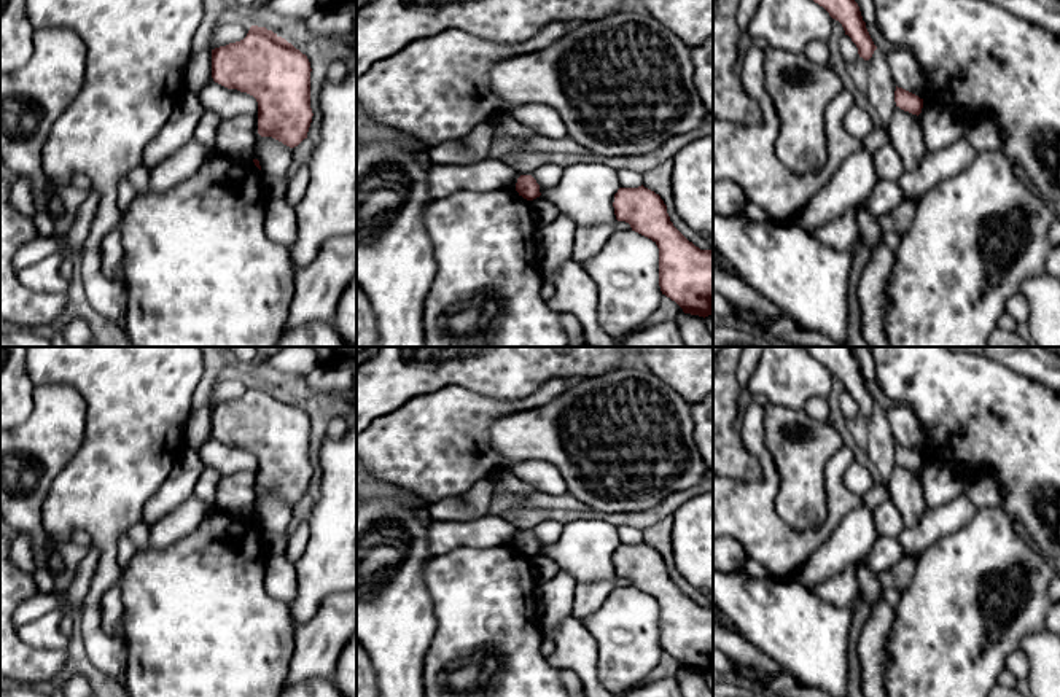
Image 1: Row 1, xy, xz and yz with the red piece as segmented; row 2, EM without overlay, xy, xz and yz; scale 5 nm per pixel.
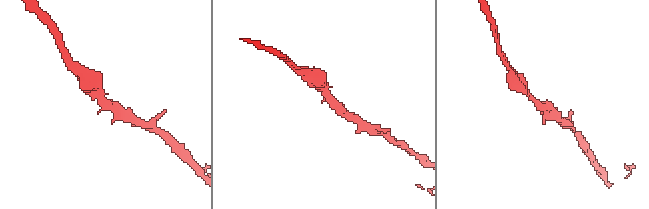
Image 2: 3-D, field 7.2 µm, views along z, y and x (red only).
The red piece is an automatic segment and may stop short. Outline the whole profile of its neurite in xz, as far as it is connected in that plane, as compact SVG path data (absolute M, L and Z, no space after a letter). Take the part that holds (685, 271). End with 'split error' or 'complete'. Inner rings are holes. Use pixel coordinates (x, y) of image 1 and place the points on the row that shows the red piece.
M619 188L614 194L618 221L630 224L632 231L651 239L659 248L659 286L662 294L675 301L684 313L713 315L713 251L700 250L689 242L670 221L667 205L659 194L645 188Z; complete

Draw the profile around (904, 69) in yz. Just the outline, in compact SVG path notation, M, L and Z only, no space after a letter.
M894 49L887 54L887 62L894 84L923 99L923 72L915 56L907 49Z

